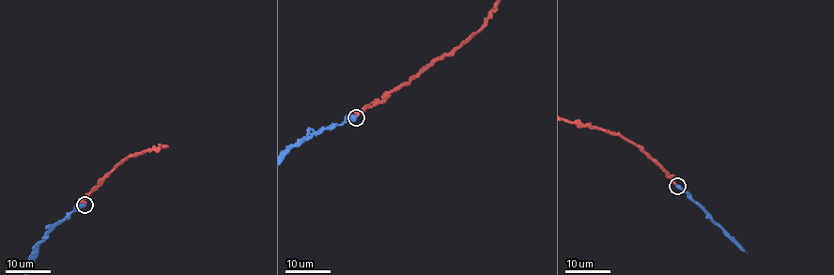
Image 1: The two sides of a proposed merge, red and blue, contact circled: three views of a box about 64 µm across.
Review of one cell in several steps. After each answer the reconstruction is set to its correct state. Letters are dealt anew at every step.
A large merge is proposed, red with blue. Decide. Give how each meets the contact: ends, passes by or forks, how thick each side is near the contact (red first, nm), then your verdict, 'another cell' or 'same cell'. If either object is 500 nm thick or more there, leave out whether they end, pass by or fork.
360 nm thick on the red side, 500 nm on the other; same cell

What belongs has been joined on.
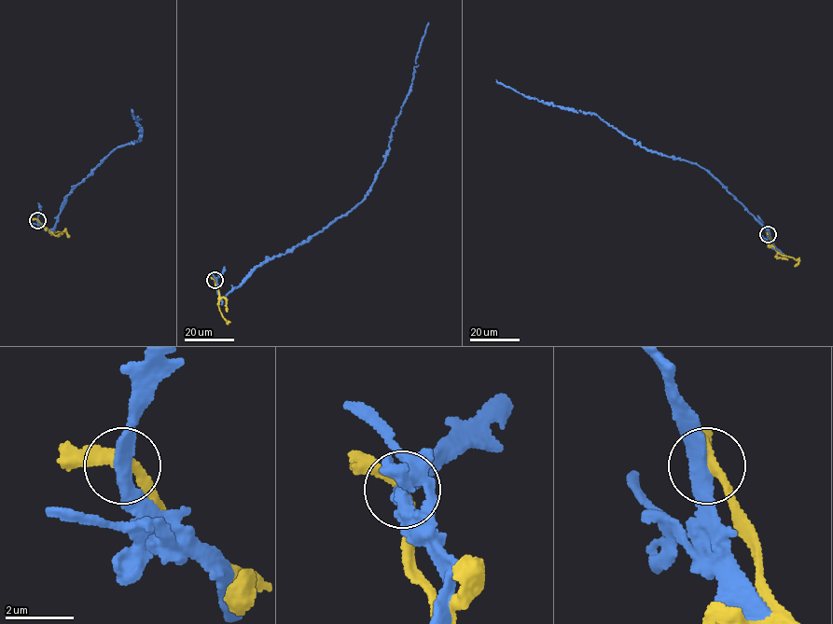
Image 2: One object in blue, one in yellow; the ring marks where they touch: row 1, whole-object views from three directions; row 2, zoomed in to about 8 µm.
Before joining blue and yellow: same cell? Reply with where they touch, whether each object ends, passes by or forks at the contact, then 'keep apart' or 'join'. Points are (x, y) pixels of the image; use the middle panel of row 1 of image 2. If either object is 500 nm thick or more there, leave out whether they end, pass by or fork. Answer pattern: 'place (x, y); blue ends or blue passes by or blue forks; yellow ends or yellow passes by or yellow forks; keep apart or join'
place (215, 280); blue passes by; yellow passes by; keep apart

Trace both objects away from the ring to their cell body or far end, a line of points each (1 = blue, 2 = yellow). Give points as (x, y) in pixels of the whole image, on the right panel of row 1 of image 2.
1: (768, 234), (777, 249), (769, 229), (697, 164), (641, 147), (597, 115), (543, 104), (495, 79)
2: (768, 234), (776, 250), (798, 260), (794, 267)

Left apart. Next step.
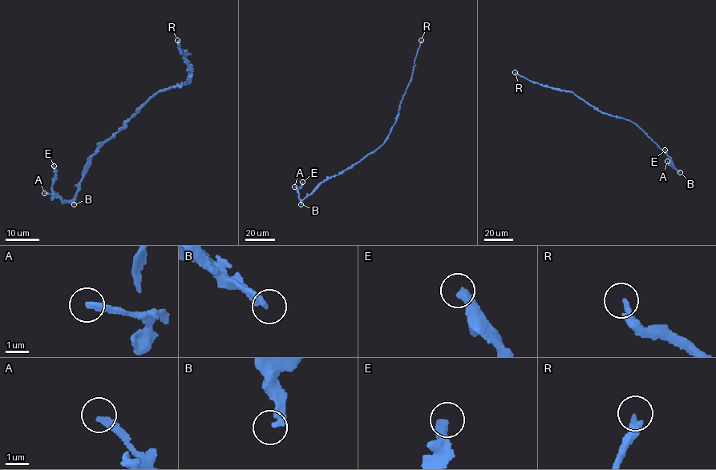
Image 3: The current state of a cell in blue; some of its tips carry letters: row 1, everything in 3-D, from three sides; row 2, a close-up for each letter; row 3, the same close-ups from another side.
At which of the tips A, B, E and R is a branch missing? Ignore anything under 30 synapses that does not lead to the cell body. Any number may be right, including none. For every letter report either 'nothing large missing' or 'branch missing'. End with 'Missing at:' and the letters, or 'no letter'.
A: nothing large missing
B: branch missing
E: nothing large missing
R: nothing large missing
Missing at: B

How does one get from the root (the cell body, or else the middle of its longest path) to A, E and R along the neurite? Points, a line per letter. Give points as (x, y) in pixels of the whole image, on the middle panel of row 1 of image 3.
A: (378, 149), (350, 167), (323, 182), (302, 199), (299, 198), (294, 186)
E: (378, 149), (350, 167), (323, 182), (300, 199), (297, 190), (302, 182)
R: (378, 149), (389, 134), (398, 114), (399, 103), (410, 79), (421, 40)

